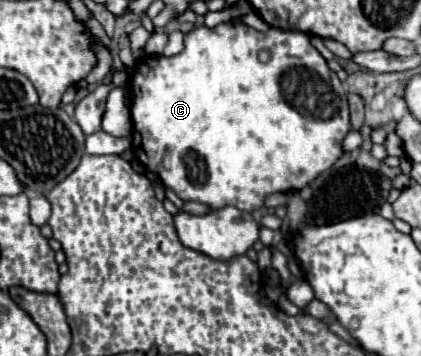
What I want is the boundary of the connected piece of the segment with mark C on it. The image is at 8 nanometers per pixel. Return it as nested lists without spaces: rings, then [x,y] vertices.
[[[219,24],[215,28],[193,28],[185,34],[185,50],[177,56],[145,56],[137,62],[133,70],[133,80],[129,86],[131,94],[131,120],[133,120],[133,154],[147,166],[153,174],[161,178],[161,182],[171,188],[181,200],[195,200],[211,210],[219,210],[223,206],[235,206],[243,212],[253,212],[263,206],[269,194],[281,192],[287,194],[291,190],[303,190],[309,182],[313,182],[319,174],[329,170],[341,156],[343,156],[343,138],[351,130],[349,122],[349,106],[347,106],[347,92],[341,88],[337,74],[333,72],[333,88],[331,88],[331,70],[325,58],[309,44],[309,36],[305,32],[291,32],[269,28],[267,32],[257,32],[245,24]]]

